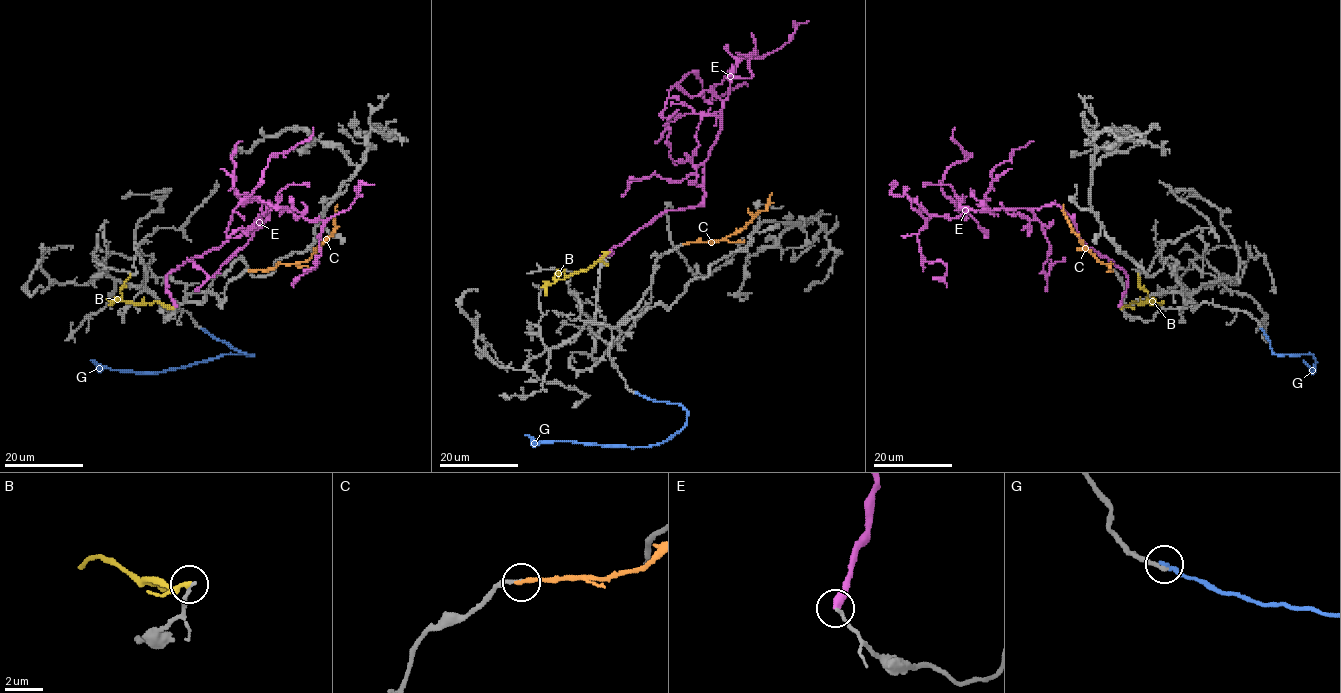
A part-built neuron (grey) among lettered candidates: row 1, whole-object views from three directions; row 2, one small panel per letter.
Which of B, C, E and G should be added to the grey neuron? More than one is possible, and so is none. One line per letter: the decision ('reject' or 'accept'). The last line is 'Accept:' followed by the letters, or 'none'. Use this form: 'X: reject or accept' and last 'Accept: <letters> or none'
B: reject
C: accept
E: reject
G: reject
Accept: C

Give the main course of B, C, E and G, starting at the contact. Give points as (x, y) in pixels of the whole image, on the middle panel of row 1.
B: (610, 252), (583, 271), (555, 279), (558, 270), (564, 269)
C: (683, 244), (718, 241), (739, 230), (763, 211), (772, 194)
E: (610, 251), (703, 202), (722, 103), (689, 96), (683, 78), (707, 101), (747, 86)
G: (637, 393), (656, 401), (679, 404), (687, 412), (686, 423), (661, 442), (640, 447), (534, 441), (525, 434)

